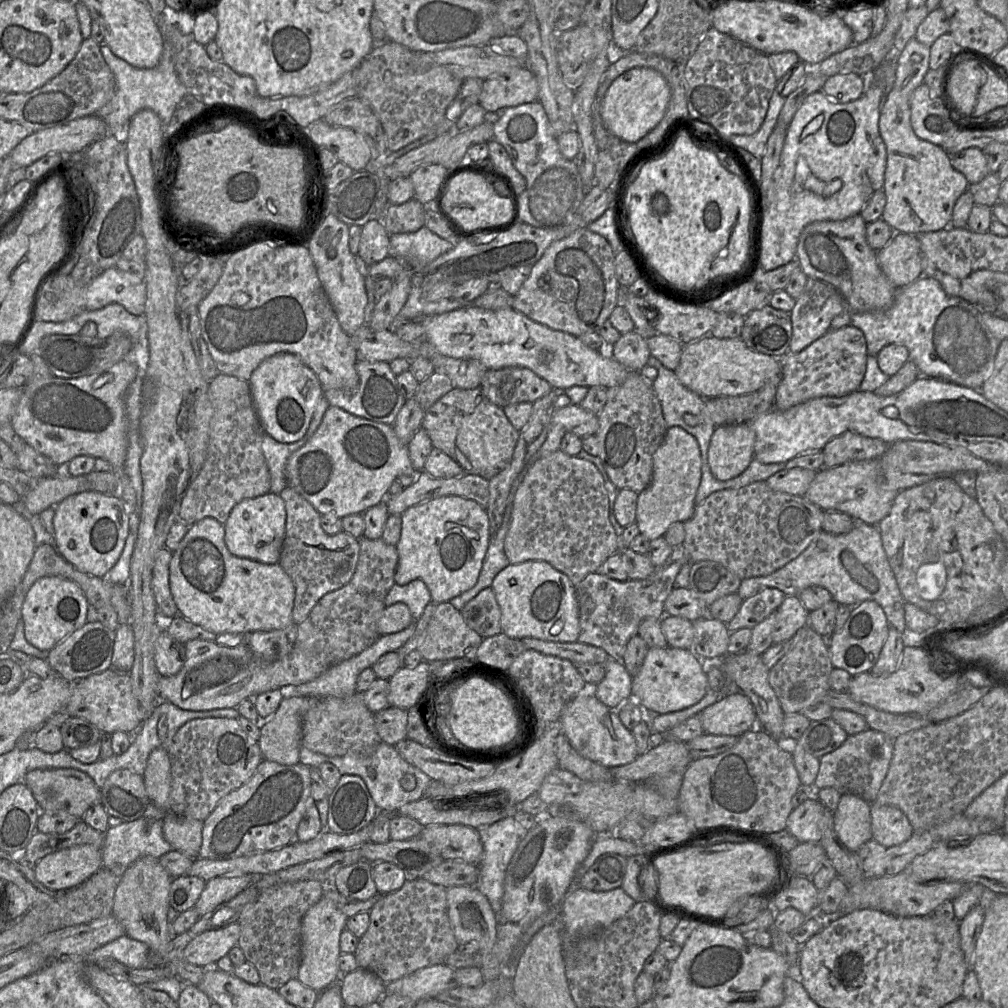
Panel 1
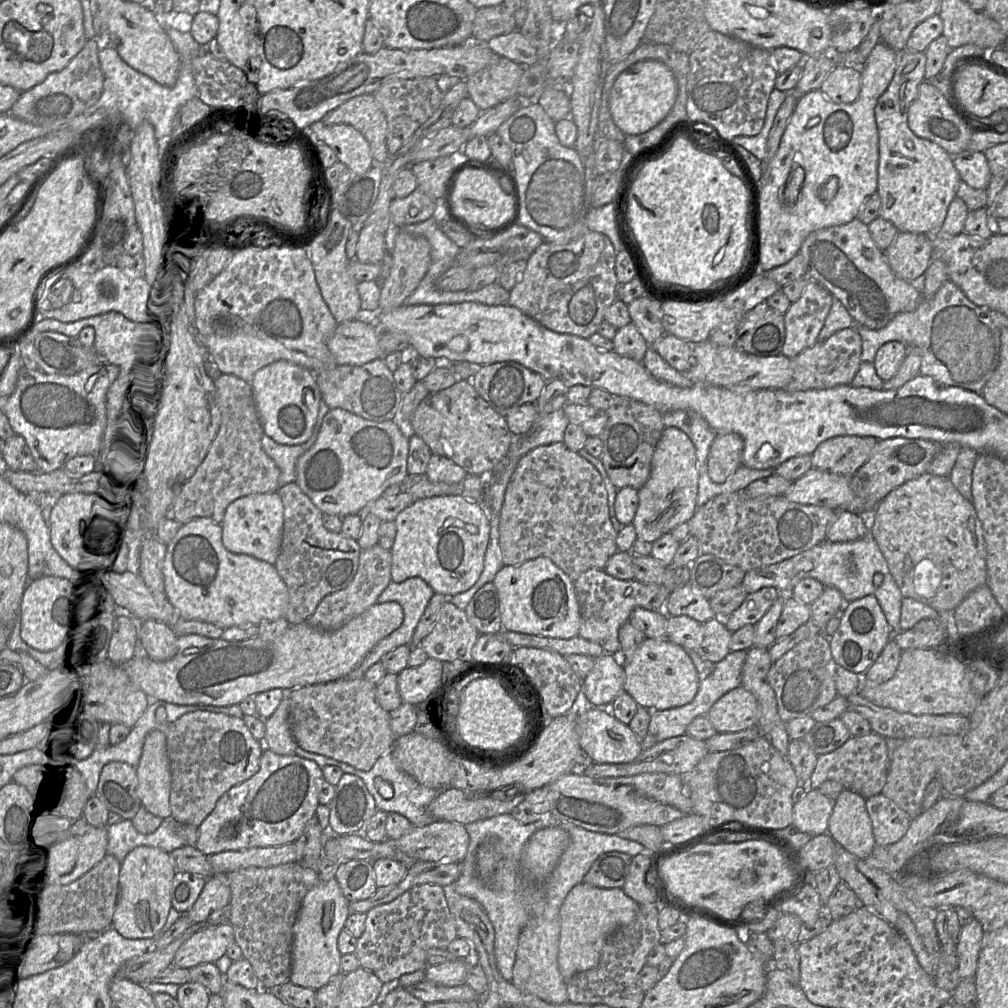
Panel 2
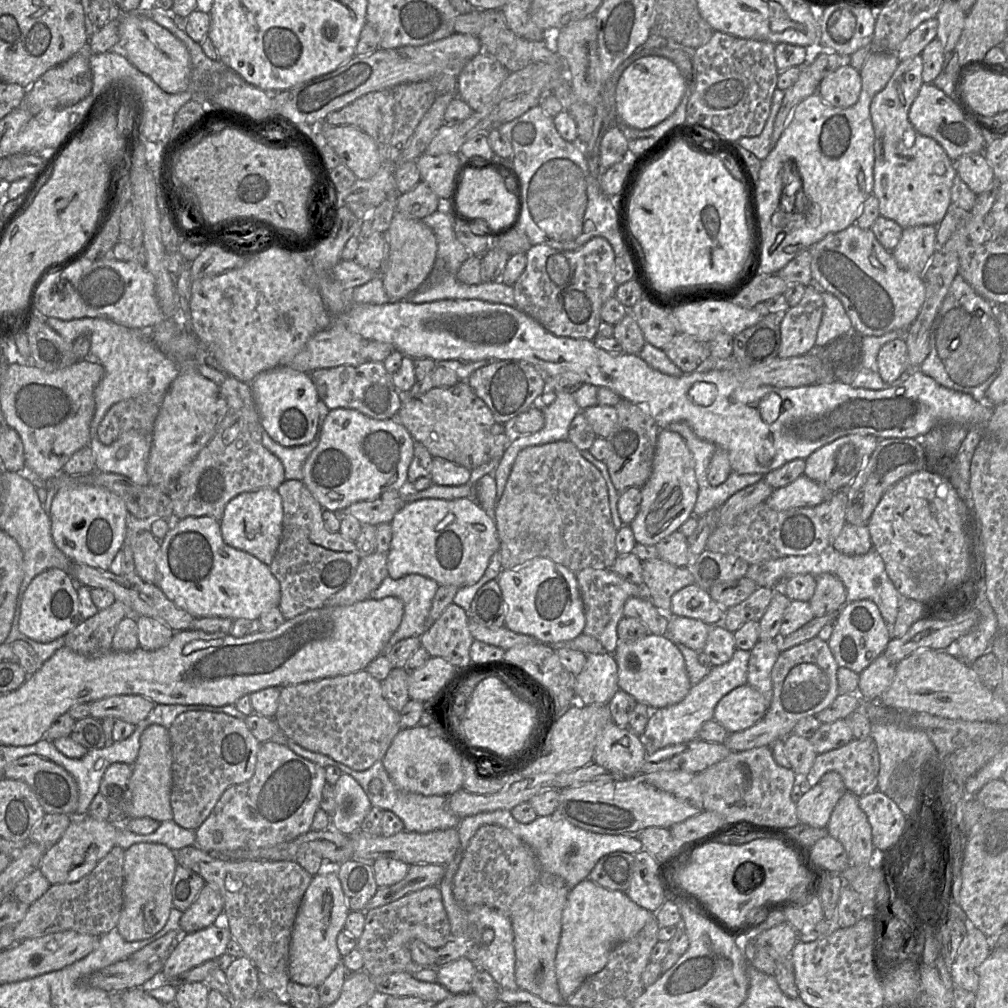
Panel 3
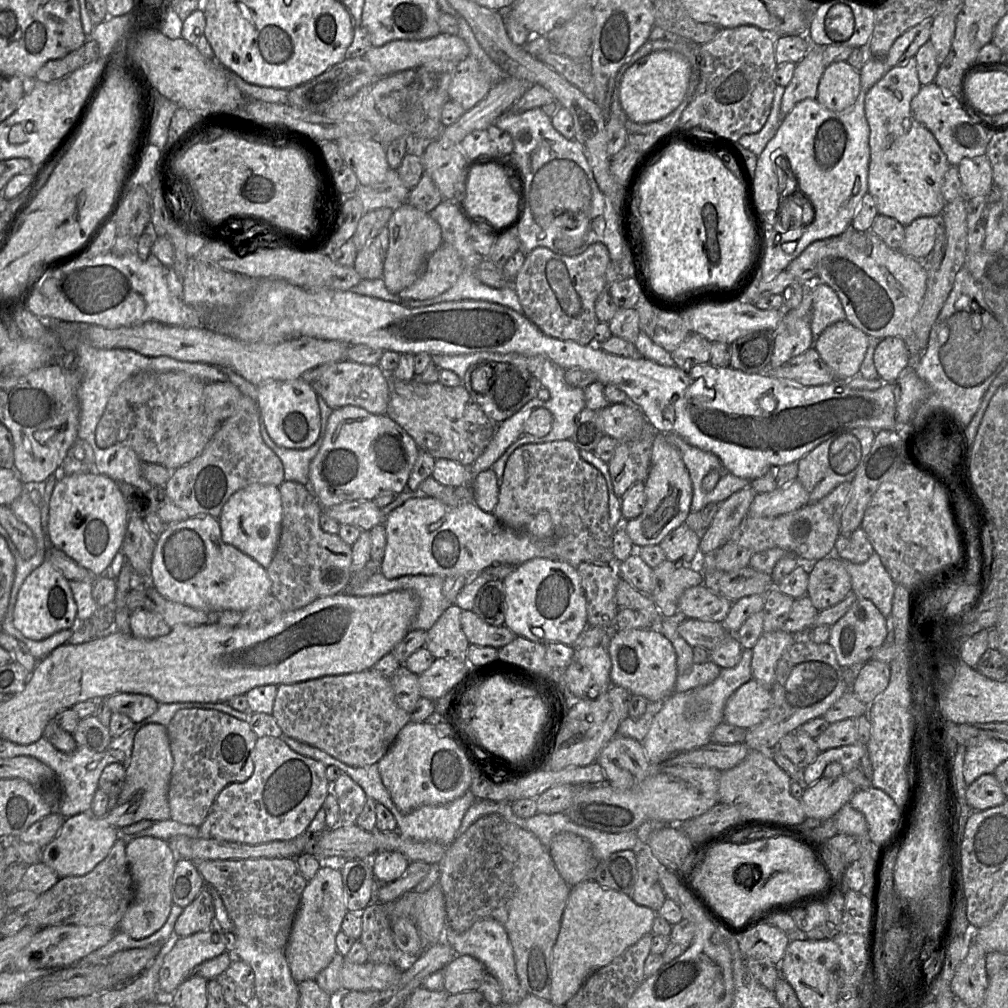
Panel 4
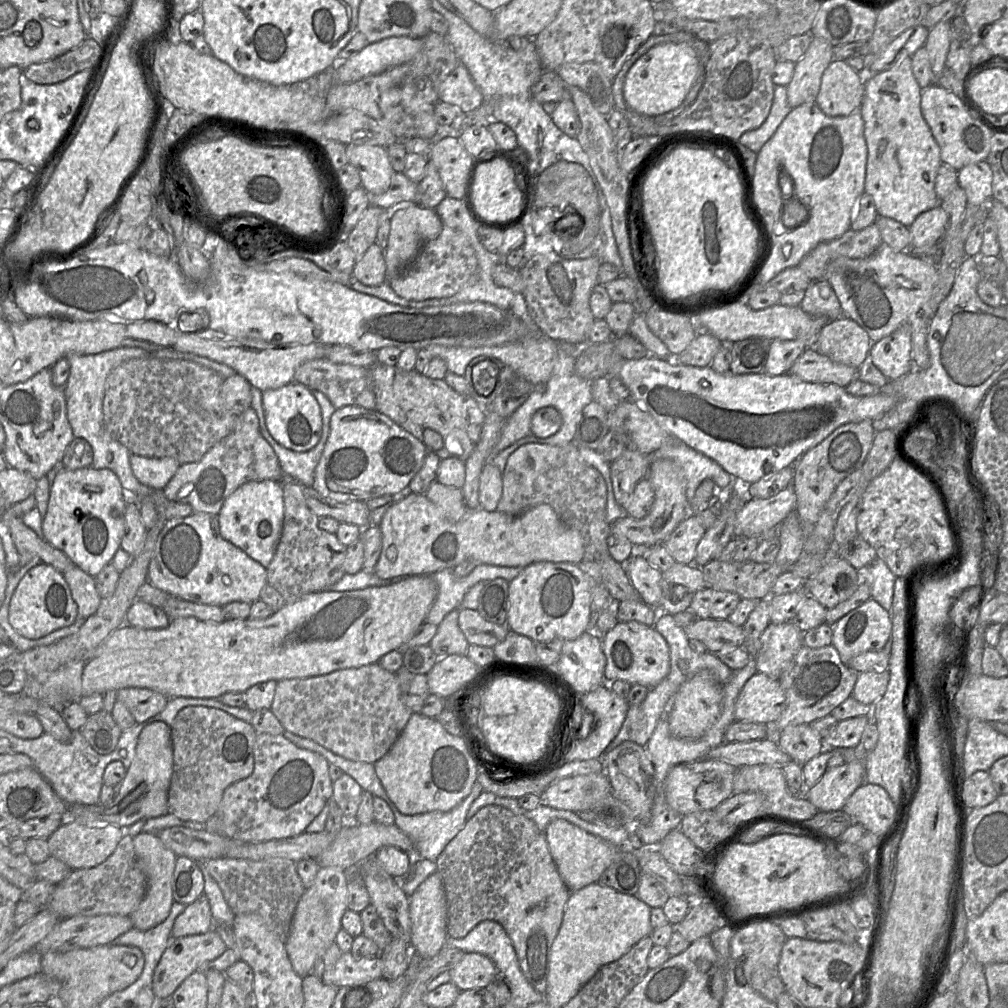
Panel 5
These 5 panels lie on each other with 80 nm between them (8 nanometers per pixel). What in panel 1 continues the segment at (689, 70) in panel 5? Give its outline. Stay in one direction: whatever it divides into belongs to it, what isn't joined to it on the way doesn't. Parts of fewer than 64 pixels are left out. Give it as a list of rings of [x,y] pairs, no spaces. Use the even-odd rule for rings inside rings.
[[[637,67],[616,78],[606,92],[601,105],[605,128],[628,143],[635,143],[654,129],[664,117],[671,97],[671,88],[655,69]]]

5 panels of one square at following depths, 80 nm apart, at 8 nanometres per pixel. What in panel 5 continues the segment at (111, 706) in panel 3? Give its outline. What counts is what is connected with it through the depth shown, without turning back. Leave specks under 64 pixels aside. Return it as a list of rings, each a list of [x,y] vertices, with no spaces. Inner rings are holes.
[[[123,688],[116,691],[116,700],[123,703],[136,723],[142,723],[160,713],[168,702],[168,697],[147,688]]]

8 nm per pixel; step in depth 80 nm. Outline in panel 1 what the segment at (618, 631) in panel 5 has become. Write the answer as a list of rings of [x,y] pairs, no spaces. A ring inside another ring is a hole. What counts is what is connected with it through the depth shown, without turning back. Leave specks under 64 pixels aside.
[[[649,647],[639,671],[632,677],[631,695],[646,713],[662,714],[690,707],[710,689],[706,675],[708,663],[689,649]]]

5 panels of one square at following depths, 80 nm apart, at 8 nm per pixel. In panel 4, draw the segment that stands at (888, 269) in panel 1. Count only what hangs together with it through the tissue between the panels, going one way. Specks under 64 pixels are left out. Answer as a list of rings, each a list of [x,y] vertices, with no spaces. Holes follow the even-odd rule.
[[[941,215],[915,219],[906,226],[901,251],[919,261],[927,260],[935,245],[937,231],[940,226]]]

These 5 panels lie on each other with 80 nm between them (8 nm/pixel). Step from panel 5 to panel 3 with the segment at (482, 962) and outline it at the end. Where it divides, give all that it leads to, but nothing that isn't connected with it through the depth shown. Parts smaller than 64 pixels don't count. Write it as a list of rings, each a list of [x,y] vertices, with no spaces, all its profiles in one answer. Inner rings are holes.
[[[461,957],[437,968],[437,983],[452,995],[472,992],[472,980],[478,966],[469,958]]]

